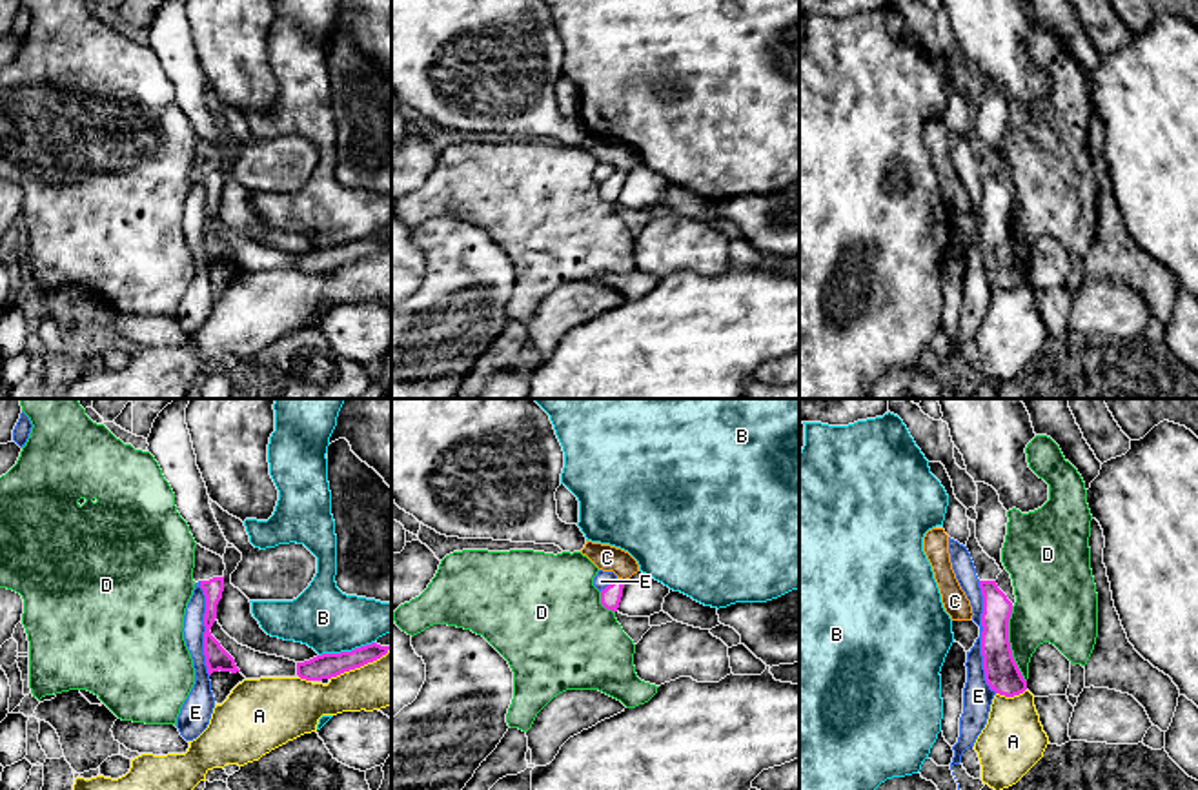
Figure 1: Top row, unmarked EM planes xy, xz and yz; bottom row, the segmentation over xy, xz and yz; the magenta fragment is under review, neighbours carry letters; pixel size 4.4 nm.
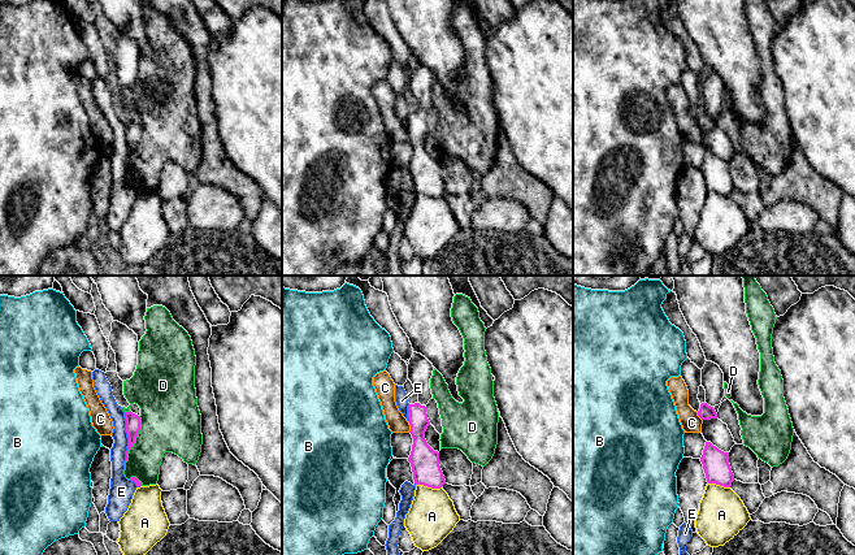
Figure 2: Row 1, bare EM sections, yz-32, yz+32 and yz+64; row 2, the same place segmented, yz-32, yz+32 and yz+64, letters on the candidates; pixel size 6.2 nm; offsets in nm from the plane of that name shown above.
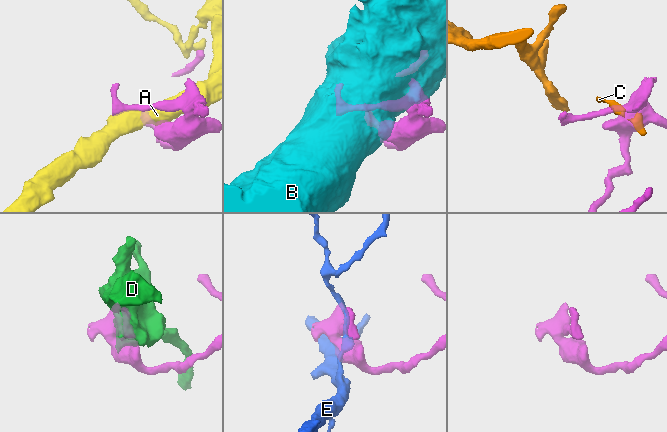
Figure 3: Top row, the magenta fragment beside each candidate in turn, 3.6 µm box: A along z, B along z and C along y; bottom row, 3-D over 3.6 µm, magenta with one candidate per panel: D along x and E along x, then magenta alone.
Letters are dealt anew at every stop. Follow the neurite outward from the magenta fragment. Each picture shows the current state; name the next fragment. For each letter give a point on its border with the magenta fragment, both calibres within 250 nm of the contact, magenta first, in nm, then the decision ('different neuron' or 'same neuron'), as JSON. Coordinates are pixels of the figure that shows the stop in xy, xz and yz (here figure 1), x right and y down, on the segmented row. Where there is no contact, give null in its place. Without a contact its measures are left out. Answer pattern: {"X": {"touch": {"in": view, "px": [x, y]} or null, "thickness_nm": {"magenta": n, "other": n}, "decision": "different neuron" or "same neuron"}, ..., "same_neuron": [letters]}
{"A": {"touch": {"in": "xy", "px": [361, 665]}, "thickness_nm": {"magenta": 110, "other": 220}, "decision": "different neuron"}, "B": {"touch": {"in": "xy", "px": [346, 652]}, "thickness_nm": {"magenta": 110, "other": 280}, "decision": "different neuron"}, "C": {"touch": {"in": "xz", "px": [621, 579]}, "thickness_nm": {"magenta": 90, "other": 120}, "decision": "different neuron"}, "D": {"touch": {"in": "yz", "px": [1009, 645]}, "thickness_nm": {"magenta": 160, "other": 320}, "decision": "different neuron"}, "E": {"touch": {"in": "yz", "px": [982, 638]}, "thickness_nm": {"magenta": 160, "other": 130}, "decision": "different neuron"}, "same_neuron": []}

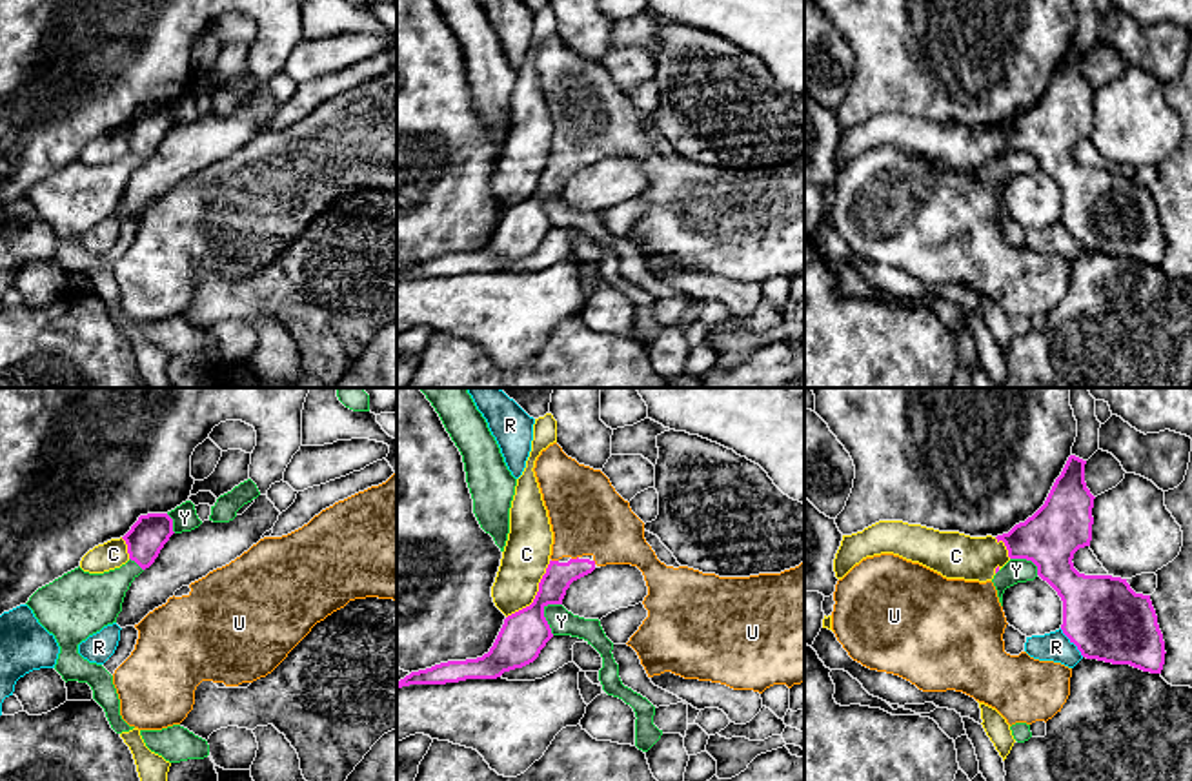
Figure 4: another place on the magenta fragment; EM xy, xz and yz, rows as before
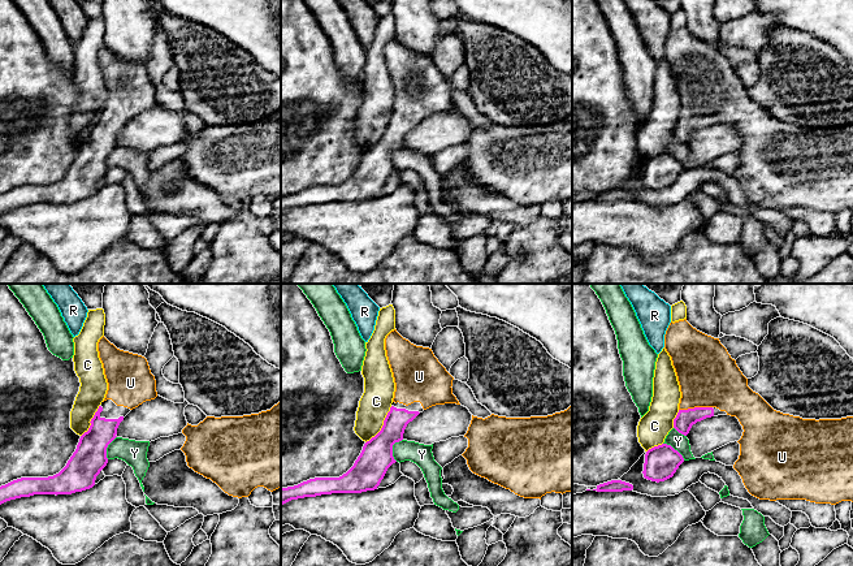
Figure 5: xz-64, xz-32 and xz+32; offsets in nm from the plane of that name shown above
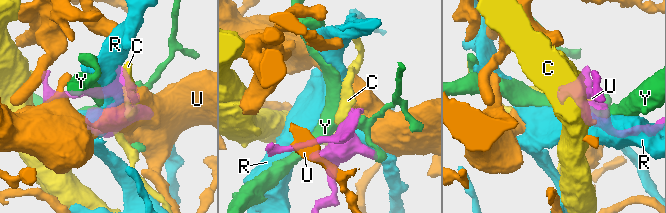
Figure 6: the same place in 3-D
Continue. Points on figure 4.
{"C": {"touch": {"in": "xz", "px": [537, 594]}, "thickness_nm": {"magenta": 200, "other": 200}, "decision": "different neuron"}, "R": {"touch": {"in": "yz", "px": [1072, 641]}, "thickness_nm": {"magenta": 360, "other": 130}, "decision": "different neuron"}, "U": {"touch": {"in": "xz", "px": [574, 559]}, "thickness_nm": {"magenta": 130, "other": 340}, "decision": "same neuron"}, "Y": {"touch": {"in": "xz", "px": [543, 614]}, "thickness_nm": {"magenta": 200, "other": 120}, "decision": "different neuron"}, "same_neuron": ["U"]}

